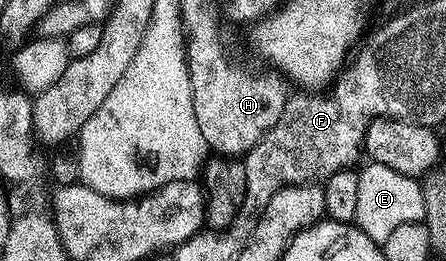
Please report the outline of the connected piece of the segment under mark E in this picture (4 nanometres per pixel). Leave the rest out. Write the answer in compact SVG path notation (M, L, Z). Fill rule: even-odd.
M372 163L366 164L365 170L357 173L359 196L353 221L358 229L363 230L377 245L382 245L402 223L425 220L425 200L421 190L421 181L408 177L391 167Z

